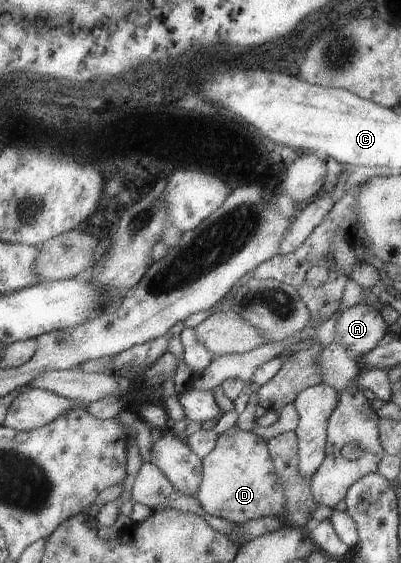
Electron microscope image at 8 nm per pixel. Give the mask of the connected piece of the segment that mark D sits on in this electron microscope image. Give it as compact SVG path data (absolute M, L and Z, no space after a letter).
M233 425L217 435L212 450L201 458L201 465L201 481L195 497L206 514L224 518L232 525L265 516L282 518L285 511L283 490L264 438Z

